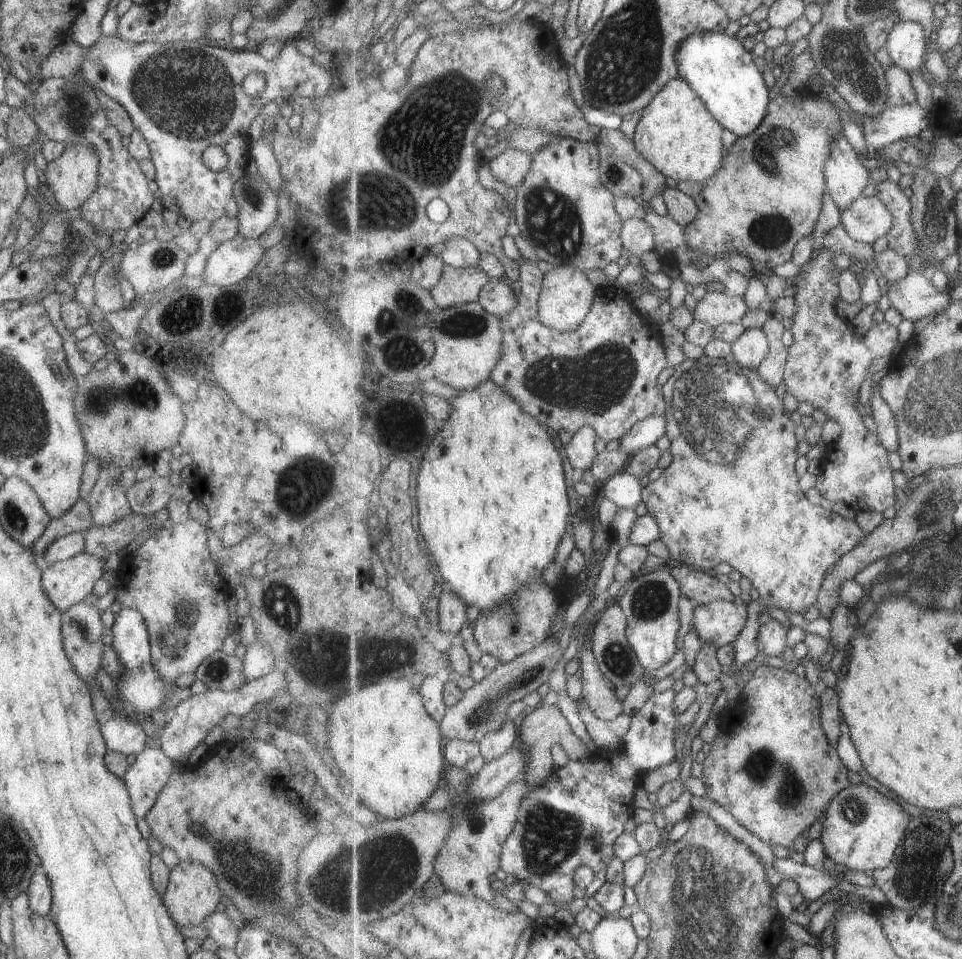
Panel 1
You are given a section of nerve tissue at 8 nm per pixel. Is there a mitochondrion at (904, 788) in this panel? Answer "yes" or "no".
no

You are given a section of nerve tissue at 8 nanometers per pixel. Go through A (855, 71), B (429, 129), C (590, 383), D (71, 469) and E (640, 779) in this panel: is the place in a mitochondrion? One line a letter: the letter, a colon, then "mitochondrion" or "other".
A: mitochondrion
B: mitochondrion
C: mitochondrion
D: other
E: other

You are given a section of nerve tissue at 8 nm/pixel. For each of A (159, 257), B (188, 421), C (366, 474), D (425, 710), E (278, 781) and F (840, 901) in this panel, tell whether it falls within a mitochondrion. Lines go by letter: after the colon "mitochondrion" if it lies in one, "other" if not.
A: mitochondrion
B: other
C: other
D: other
E: other
F: other

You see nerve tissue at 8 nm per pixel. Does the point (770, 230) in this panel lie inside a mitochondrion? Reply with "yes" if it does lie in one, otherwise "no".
yes

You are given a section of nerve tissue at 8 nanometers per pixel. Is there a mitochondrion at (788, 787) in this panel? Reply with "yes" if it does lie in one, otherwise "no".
yes

